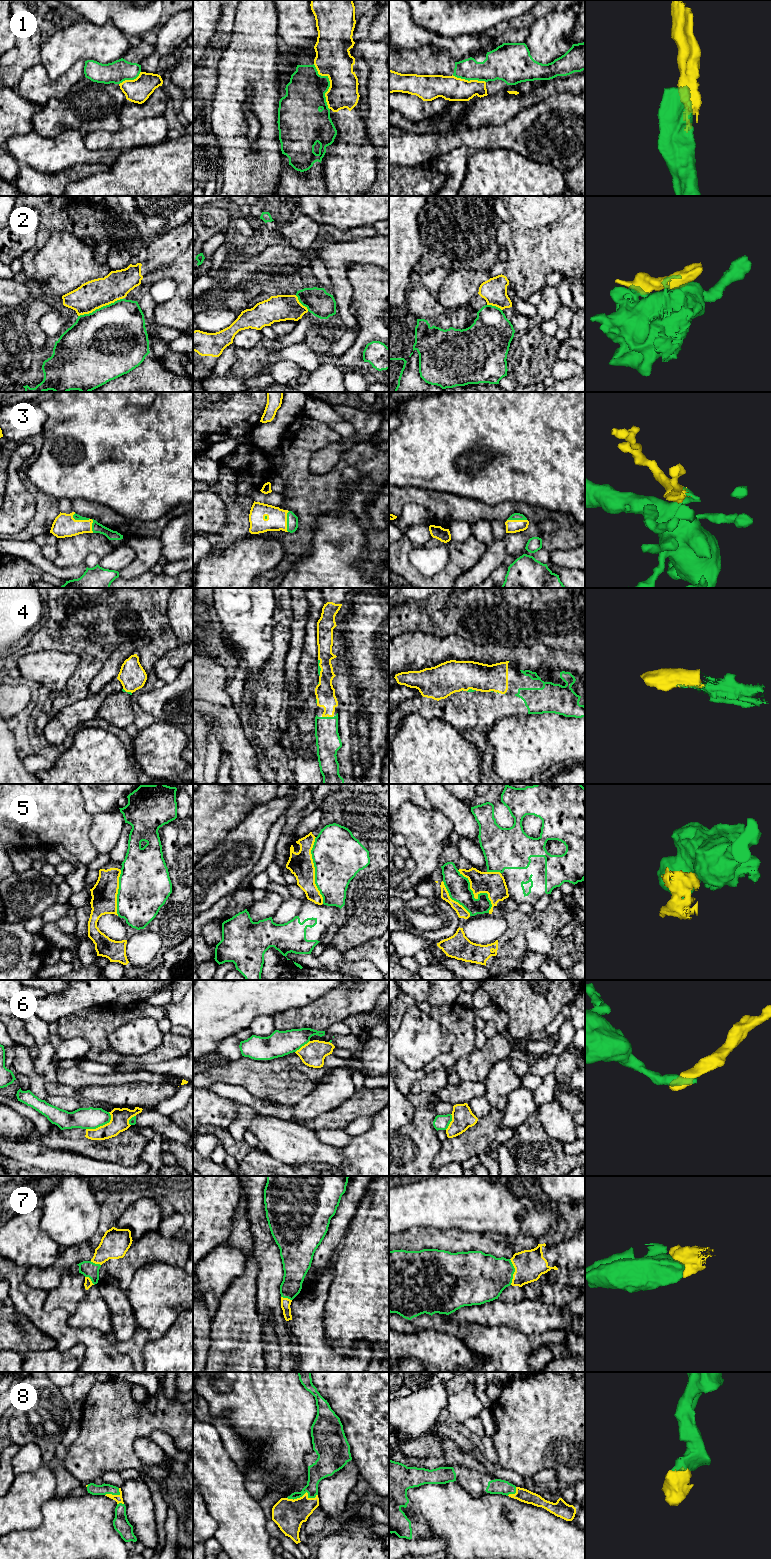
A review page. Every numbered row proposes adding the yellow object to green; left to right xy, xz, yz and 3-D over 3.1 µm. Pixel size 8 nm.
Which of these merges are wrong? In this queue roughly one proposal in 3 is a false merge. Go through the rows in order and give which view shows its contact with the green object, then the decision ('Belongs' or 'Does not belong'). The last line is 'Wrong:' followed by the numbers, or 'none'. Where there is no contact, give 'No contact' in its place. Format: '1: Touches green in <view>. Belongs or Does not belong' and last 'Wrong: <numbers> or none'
1: Touches green in xz. Does not belong
2: Touches green in xy. Does not belong
3: Touches green in xy. Belongs
4: Touches green in xz. Belongs
5: Touches green in xz. Does not belong
6: Touches green in xy. Does not belong
7: Touches green in yz. Belongs
8: Touches green in xz. Belongs
Wrong: 1, 2, 5, 6

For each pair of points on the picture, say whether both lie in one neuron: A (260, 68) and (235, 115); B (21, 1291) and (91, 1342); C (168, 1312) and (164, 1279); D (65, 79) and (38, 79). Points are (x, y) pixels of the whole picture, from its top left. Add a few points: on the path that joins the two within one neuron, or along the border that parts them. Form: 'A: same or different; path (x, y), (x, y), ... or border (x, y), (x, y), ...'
A: same; path (248, 77), (235, 90), (235, 103)
B: same; path (36, 1309), (65, 1336), (73, 1336)
C: same; path (164, 1304), (164, 1287)
D: same; path (58, 84), (45, 84)

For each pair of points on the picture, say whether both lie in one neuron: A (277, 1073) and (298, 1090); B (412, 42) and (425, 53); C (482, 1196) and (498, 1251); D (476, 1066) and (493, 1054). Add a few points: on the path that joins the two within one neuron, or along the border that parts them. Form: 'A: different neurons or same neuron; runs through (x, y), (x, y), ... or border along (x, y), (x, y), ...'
A: same neuron; runs through (282, 1078), (289, 1085), (293, 1085)
B: different neurons; border along (442, 49), (399, 50)
C: different neurons; border along (470, 1232), (490, 1234), (496, 1237)
D: same neuron; runs through (480, 1062), (489, 1055)

